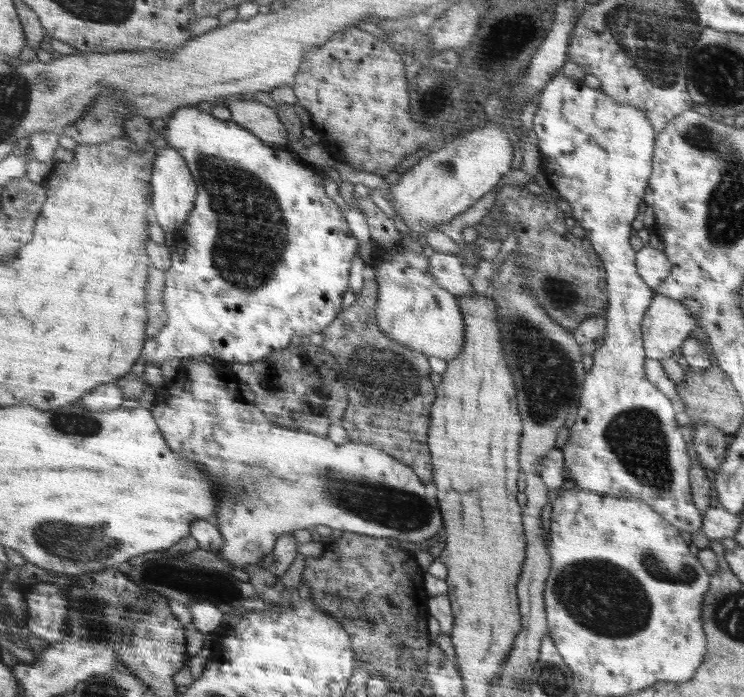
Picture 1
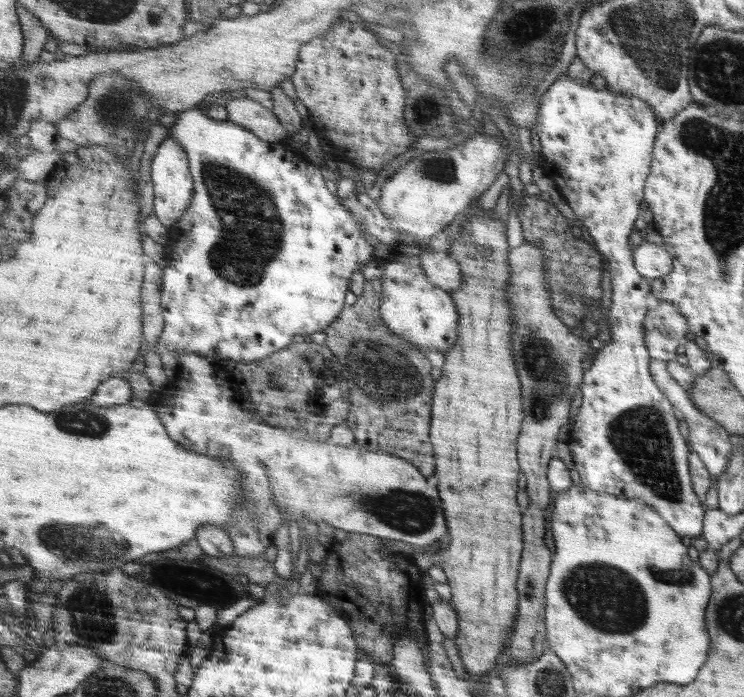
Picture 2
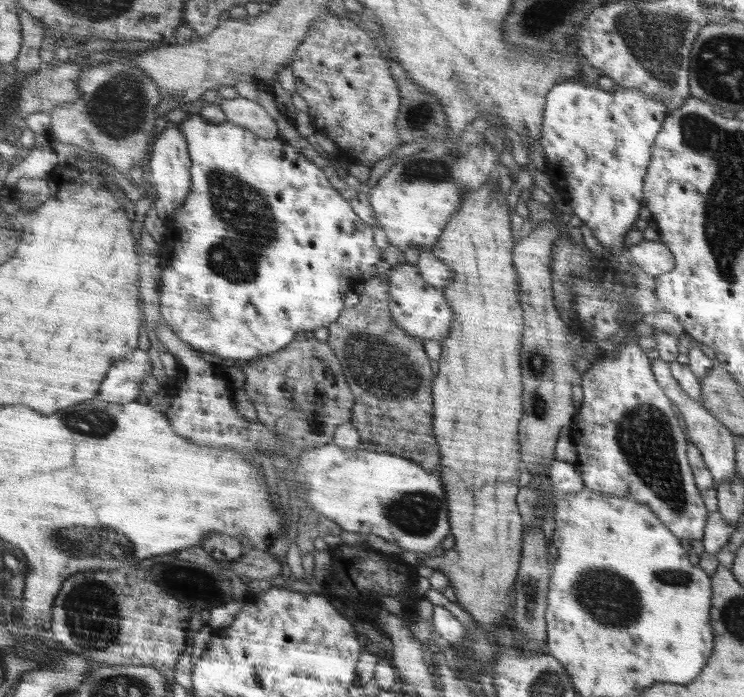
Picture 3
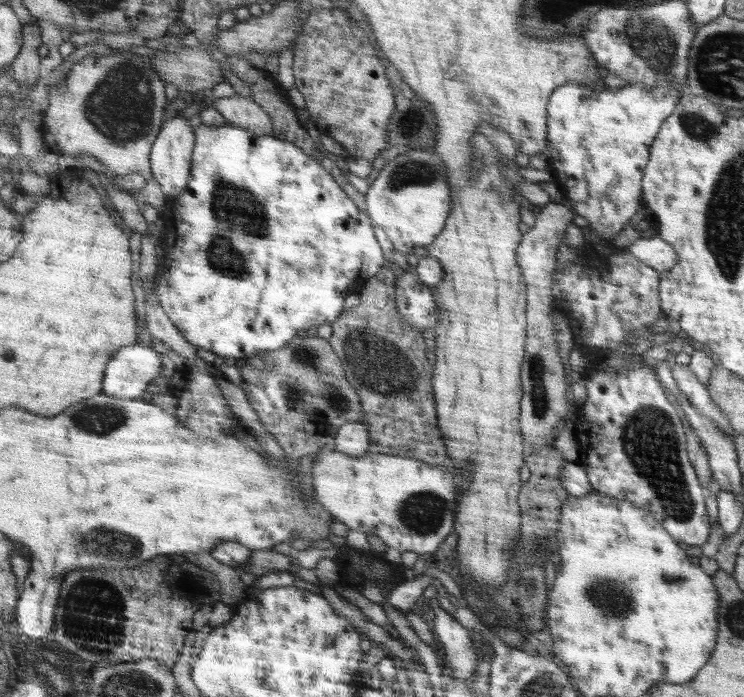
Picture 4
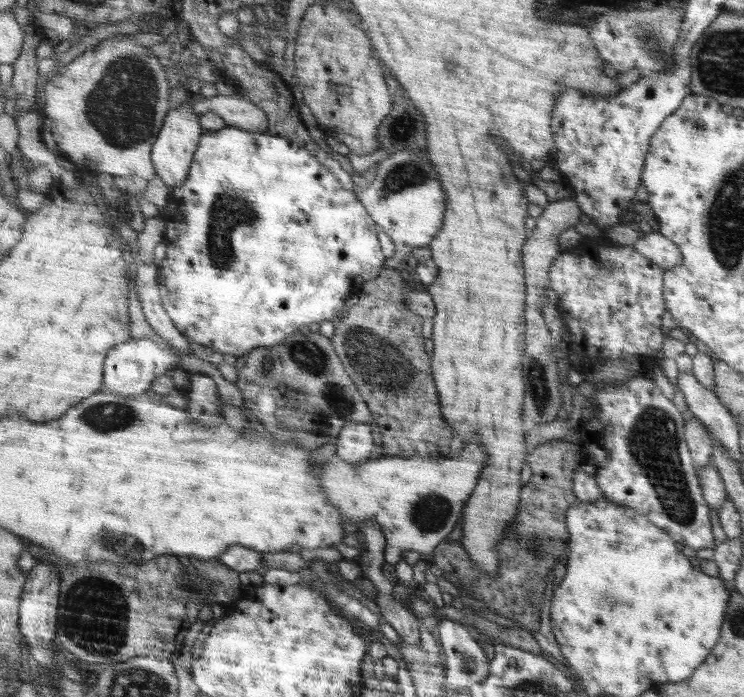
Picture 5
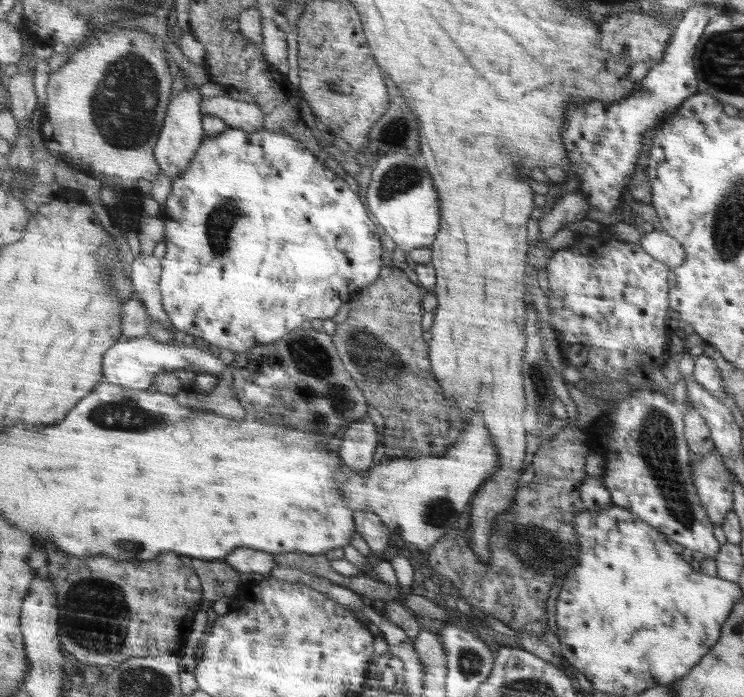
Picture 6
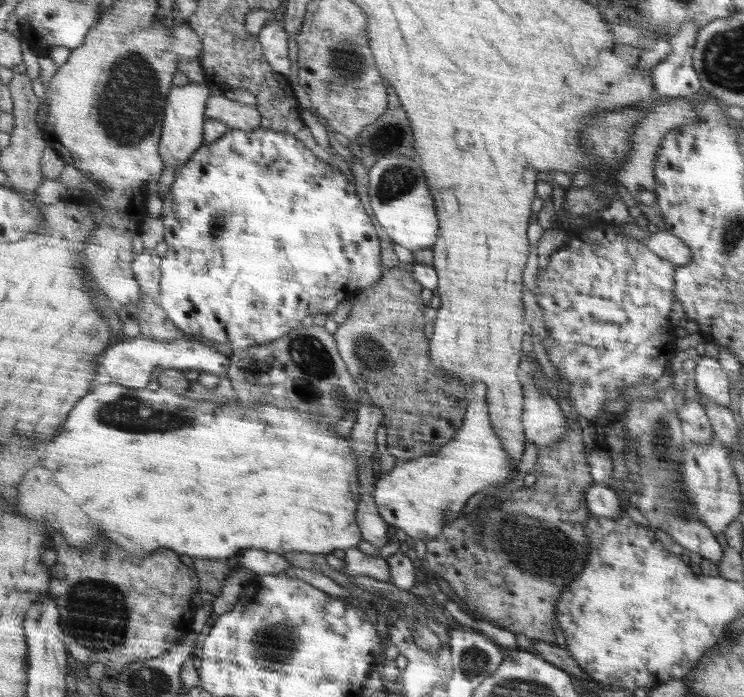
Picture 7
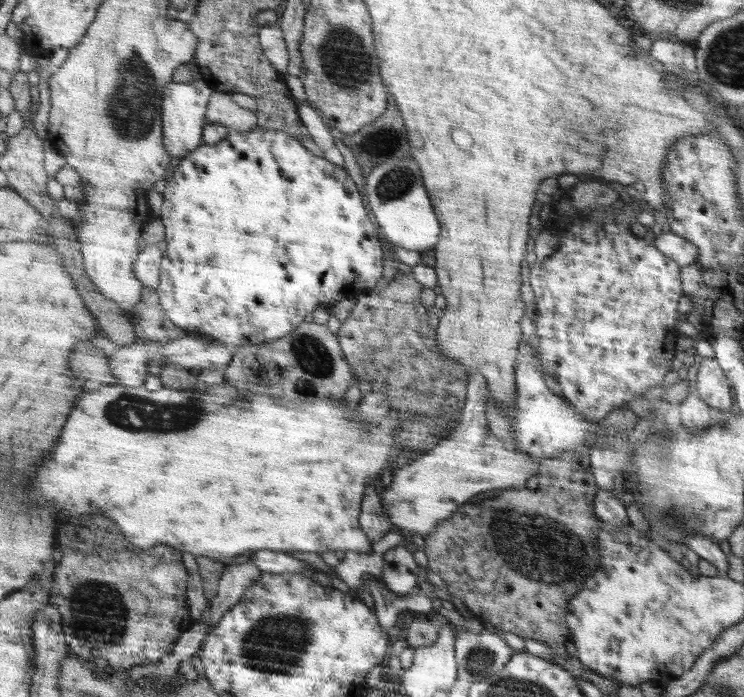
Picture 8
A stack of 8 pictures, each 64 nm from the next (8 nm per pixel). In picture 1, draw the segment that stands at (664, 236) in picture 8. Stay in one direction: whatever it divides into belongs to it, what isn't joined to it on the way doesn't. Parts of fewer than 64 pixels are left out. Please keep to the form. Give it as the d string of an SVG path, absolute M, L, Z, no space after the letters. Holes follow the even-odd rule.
M650 246L642 247L635 254L635 265L638 273L653 290L671 273L671 261L665 251L659 251Z

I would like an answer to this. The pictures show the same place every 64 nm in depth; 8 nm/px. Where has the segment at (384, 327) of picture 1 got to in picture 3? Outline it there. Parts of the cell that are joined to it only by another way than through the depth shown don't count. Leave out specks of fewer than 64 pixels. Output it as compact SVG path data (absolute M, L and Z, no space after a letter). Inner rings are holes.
M414 263L394 265L390 270L390 313L396 324L408 334L424 340L440 341L447 337L454 321L454 311L448 304L443 290L430 286Z

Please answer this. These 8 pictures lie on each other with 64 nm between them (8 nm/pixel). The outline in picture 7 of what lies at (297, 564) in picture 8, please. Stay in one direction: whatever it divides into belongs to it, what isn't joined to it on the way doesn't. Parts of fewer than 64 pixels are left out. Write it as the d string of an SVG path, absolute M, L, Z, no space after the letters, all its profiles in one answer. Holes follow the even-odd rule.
M248 549L236 554L236 564L242 569L253 570L258 575L279 574L291 568L291 560L261 549Z

